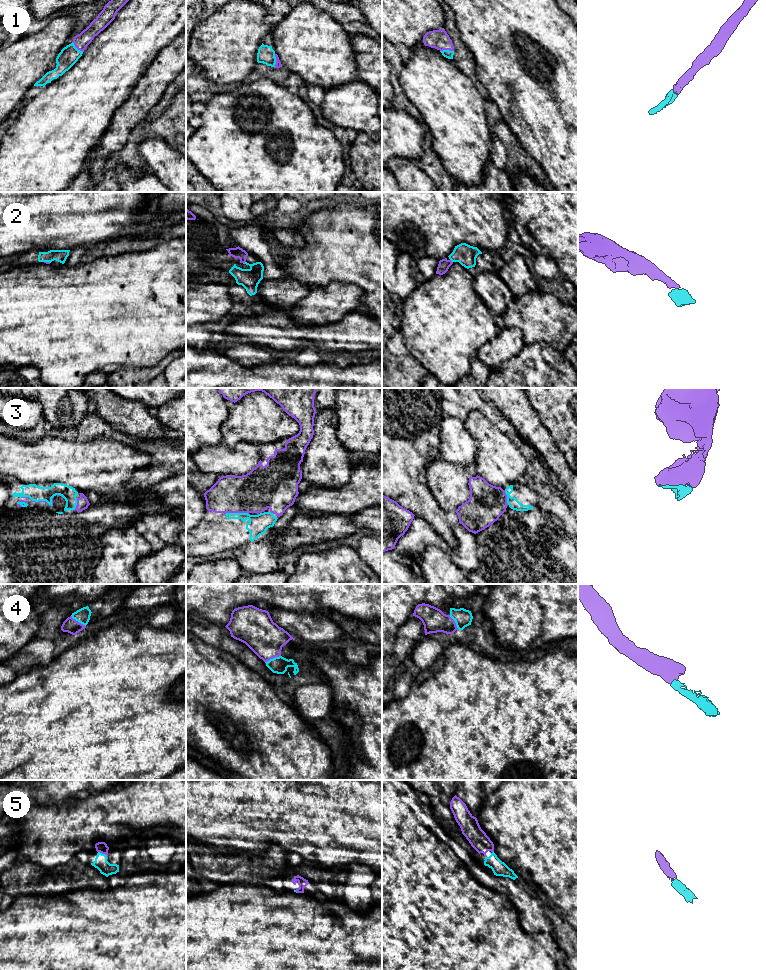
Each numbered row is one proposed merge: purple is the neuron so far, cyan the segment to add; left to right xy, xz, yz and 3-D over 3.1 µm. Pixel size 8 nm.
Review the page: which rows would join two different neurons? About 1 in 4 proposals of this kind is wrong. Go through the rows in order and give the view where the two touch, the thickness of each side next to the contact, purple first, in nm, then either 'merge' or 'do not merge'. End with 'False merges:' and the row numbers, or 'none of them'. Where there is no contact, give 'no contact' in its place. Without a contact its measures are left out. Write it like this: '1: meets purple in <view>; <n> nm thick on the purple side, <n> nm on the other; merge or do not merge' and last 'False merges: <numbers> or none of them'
1: meets purple in yz; 160 nm thick on the purple side, 70 nm on the other; merge
2: meets purple in xz; 90 nm thick on the purple side, 160 nm on the other; merge
3: meets purple in xz; 320 nm thick on the purple side, 160 nm on the other; merge
4: meets purple in xy; 120 nm thick on the purple side, 120 nm on the other; merge
5: meets purple in xy; 90 nm thick on the purple side, 110 nm on the other; merge
False merges: none of them

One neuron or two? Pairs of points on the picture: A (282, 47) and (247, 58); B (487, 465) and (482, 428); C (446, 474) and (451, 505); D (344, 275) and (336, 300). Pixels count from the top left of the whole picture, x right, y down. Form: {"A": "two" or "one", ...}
{"A": "two", "B": "one", "C": "one", "D": "two"}

